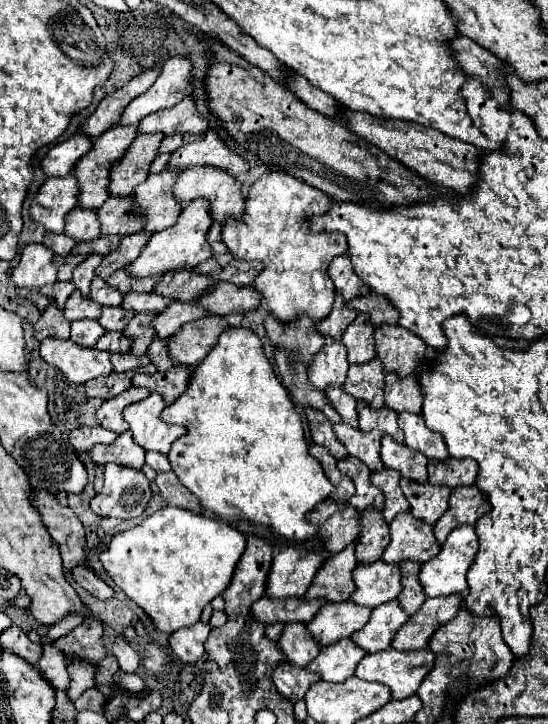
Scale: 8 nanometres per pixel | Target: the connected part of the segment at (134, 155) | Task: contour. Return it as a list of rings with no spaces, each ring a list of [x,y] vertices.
[[[149,133],[139,135],[125,157],[113,165],[111,171],[111,195],[133,195],[137,185],[141,185],[151,171],[151,163],[157,157],[159,145],[163,141],[163,133]]]

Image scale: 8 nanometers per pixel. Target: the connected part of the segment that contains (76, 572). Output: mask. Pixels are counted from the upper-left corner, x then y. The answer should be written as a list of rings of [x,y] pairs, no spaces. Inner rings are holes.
[[[75,567],[71,573],[73,573],[73,579],[75,579],[83,589],[87,589],[91,595],[95,595],[97,599],[107,601],[107,599],[113,597],[113,589],[111,589],[105,581],[101,581],[89,567]]]

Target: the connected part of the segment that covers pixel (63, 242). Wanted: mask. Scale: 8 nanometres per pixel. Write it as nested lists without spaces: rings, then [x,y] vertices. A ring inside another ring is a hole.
[[[47,233],[43,243],[49,249],[53,249],[57,255],[69,255],[73,251],[73,247],[77,245],[77,241],[65,233]]]

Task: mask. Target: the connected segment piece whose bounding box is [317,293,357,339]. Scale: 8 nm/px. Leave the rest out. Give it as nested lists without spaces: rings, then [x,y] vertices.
[[[337,293],[331,313],[329,313],[325,319],[317,321],[317,331],[321,331],[321,335],[325,335],[325,337],[329,335],[329,337],[333,337],[333,339],[341,339],[345,327],[347,327],[355,317],[357,317],[357,311],[353,311],[351,307],[347,307],[343,295]]]

